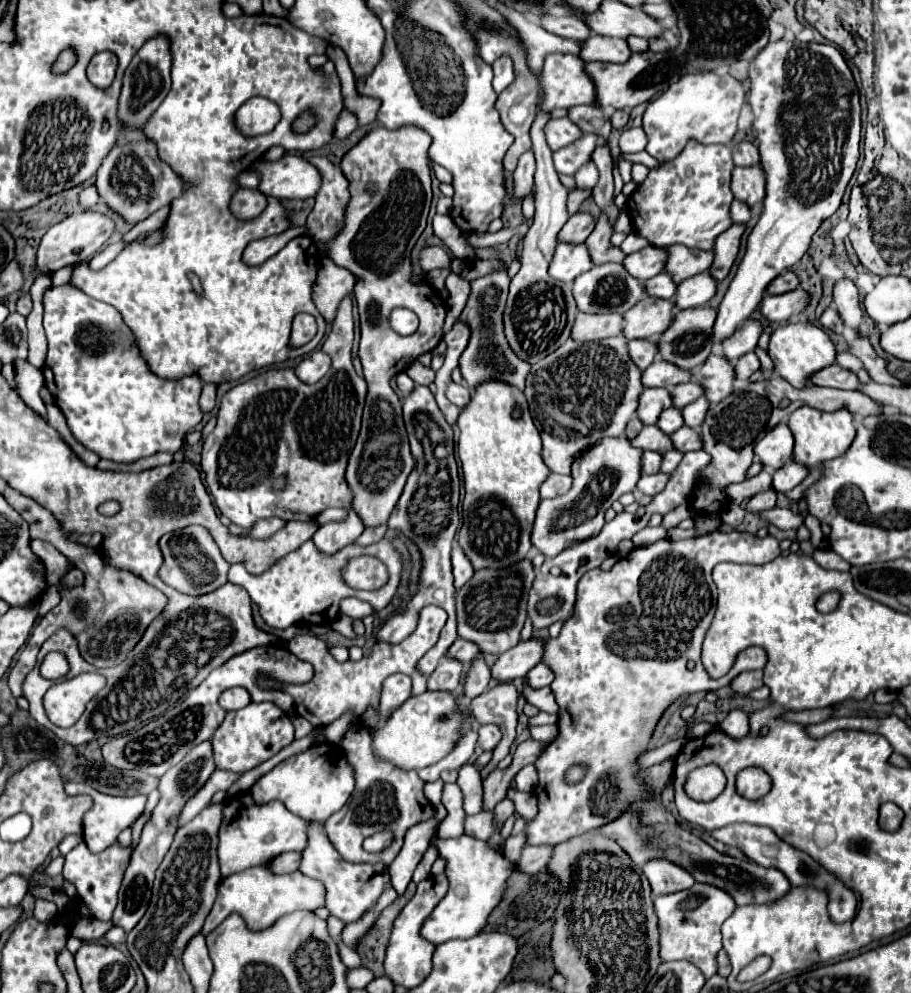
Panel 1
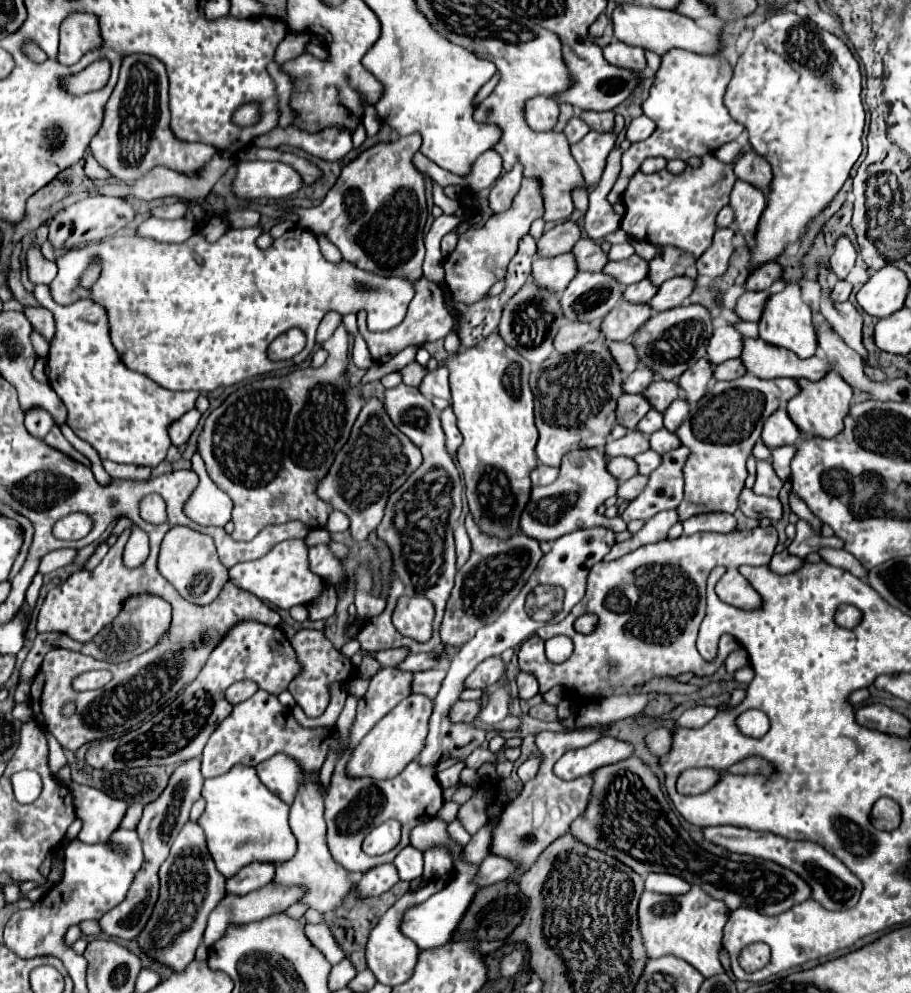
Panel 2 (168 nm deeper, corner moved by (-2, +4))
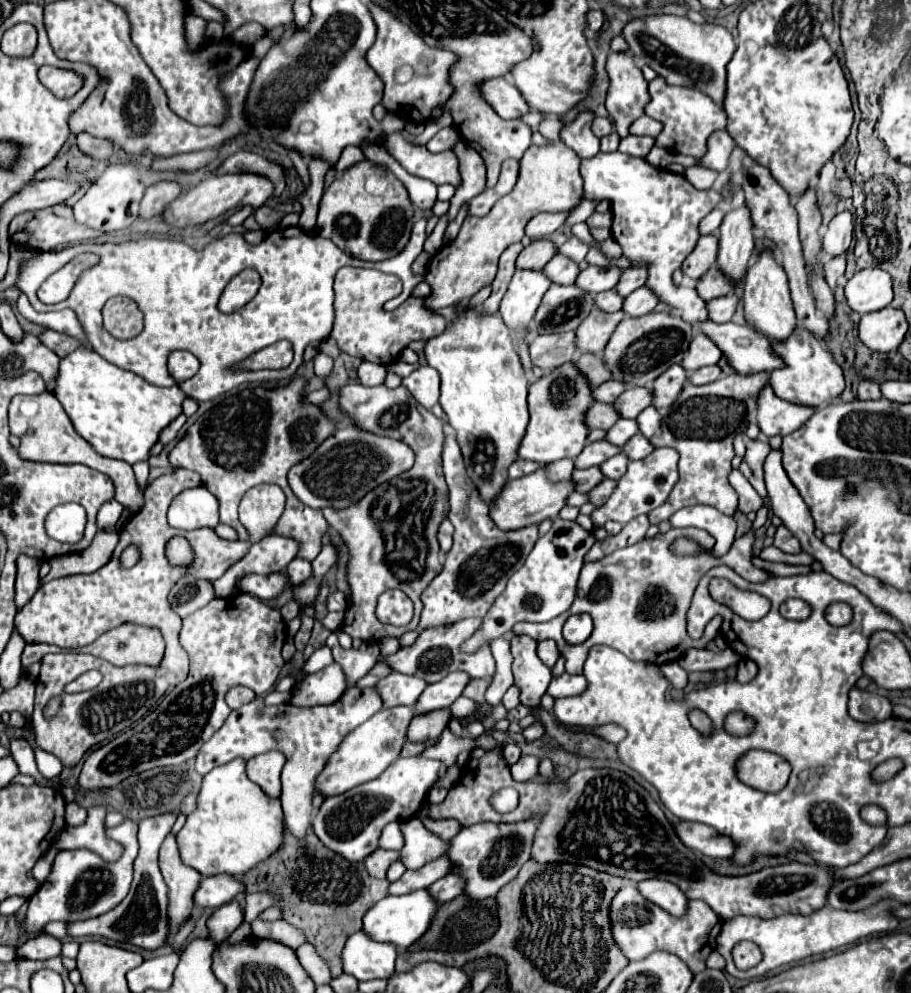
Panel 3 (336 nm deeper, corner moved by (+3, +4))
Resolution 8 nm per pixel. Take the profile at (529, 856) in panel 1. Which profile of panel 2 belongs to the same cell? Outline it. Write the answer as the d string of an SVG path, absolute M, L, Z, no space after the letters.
M490 855L480 863L480 871L478 871L478 885L486 887L498 881L506 881L516 873L518 865L514 865L514 861L508 861L506 857L500 855Z

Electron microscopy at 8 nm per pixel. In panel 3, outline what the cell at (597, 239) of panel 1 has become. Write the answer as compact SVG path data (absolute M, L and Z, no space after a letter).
M555 255L555 257L543 267L543 273L545 273L545 277L547 277L551 283L557 283L557 285L573 285L573 281L577 279L579 267L577 267L577 263L573 263L571 259L567 259L567 257L563 257L563 255Z

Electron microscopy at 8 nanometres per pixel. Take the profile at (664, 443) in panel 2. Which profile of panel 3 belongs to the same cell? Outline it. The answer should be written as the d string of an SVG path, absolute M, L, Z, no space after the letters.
M633 435L625 445L623 445L623 453L629 459L643 459L653 451L653 445L649 445L649 439L641 437L641 435Z

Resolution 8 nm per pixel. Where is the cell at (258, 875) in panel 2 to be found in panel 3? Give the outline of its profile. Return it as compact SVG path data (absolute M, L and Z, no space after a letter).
M225 875L203 877L197 891L193 893L193 905L221 907L229 903L237 893L243 893L243 889L241 889L241 881L237 881L235 877L225 877Z

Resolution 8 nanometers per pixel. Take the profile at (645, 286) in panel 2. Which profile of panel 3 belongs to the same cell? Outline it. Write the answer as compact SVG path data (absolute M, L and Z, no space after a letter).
M605 291L605 293L597 293L595 295L595 307L605 311L605 313L615 313L621 309L621 295L617 295L615 291Z

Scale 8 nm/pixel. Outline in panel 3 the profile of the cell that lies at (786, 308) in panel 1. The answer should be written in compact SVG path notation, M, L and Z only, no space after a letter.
M727 293L725 297L717 297L707 303L707 313L713 323L731 321L731 317L737 313L737 309L739 309L739 297L735 293Z

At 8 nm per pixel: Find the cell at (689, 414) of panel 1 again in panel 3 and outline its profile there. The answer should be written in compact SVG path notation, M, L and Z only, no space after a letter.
M651 405L647 409L641 411L641 415L637 415L637 427L639 433L645 435L647 439L653 437L653 433L657 433L657 429L661 429L661 415L657 413L657 409L653 409Z

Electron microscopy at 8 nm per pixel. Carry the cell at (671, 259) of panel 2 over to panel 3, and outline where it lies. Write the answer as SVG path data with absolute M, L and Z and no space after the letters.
M621 269L621 279L617 281L615 291L627 297L635 289L639 289L643 283L645 283L645 273L641 273L641 269Z

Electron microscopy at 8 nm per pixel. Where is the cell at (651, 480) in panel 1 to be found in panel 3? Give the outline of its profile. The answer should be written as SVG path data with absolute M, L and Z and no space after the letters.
M603 479L597 487L593 487L587 495L589 495L589 503L593 505L603 505L607 499L609 499L609 493L613 493L613 485L615 481L609 481L609 479Z

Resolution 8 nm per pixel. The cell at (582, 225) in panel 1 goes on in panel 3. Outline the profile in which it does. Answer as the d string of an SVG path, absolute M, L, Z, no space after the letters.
M533 241L529 247L525 247L519 257L517 257L517 269L543 269L543 265L549 261L549 257L553 257L557 251L557 247L551 241Z

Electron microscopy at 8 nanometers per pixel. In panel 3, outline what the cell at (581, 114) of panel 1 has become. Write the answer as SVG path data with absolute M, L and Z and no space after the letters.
M595 117L595 121L593 121L593 133L597 137L605 137L611 131L613 131L613 123L607 117Z

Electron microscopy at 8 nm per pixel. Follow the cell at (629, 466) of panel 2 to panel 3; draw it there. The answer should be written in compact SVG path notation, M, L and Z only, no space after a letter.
M589 467L583 471L575 469L571 475L571 481L573 481L577 493L589 493L589 489L593 489L593 485L597 485L603 479L605 477L601 477L601 471L597 467Z

